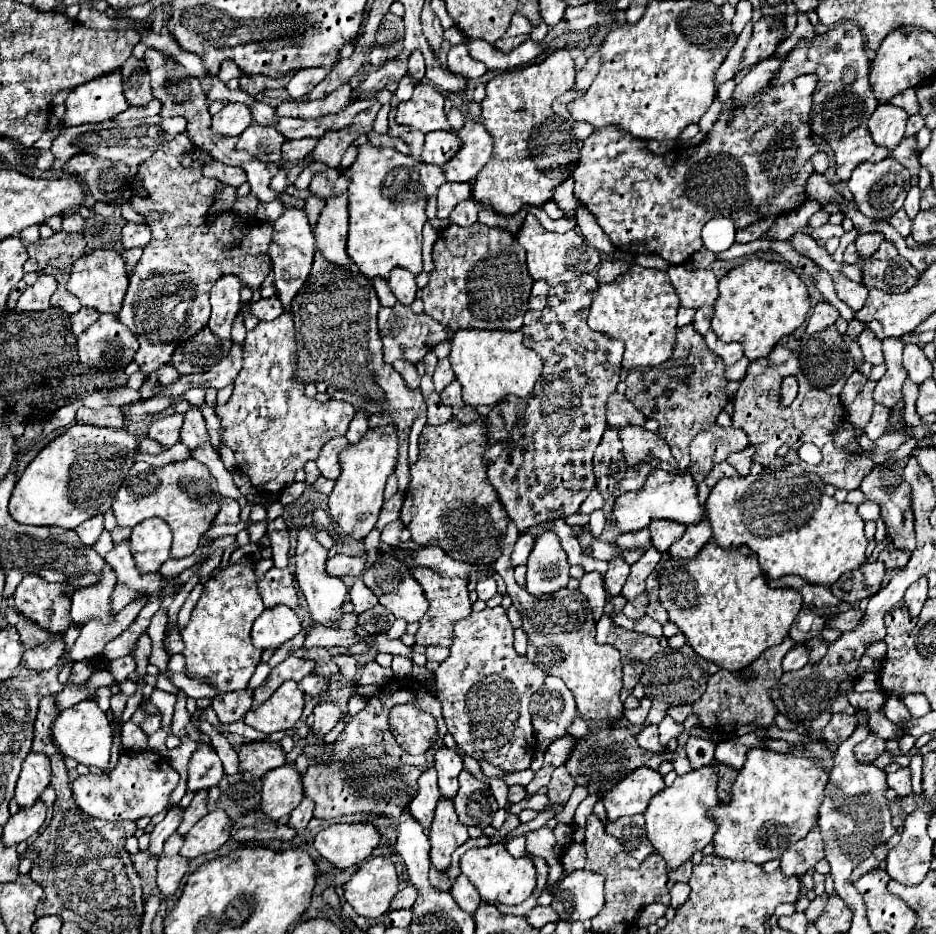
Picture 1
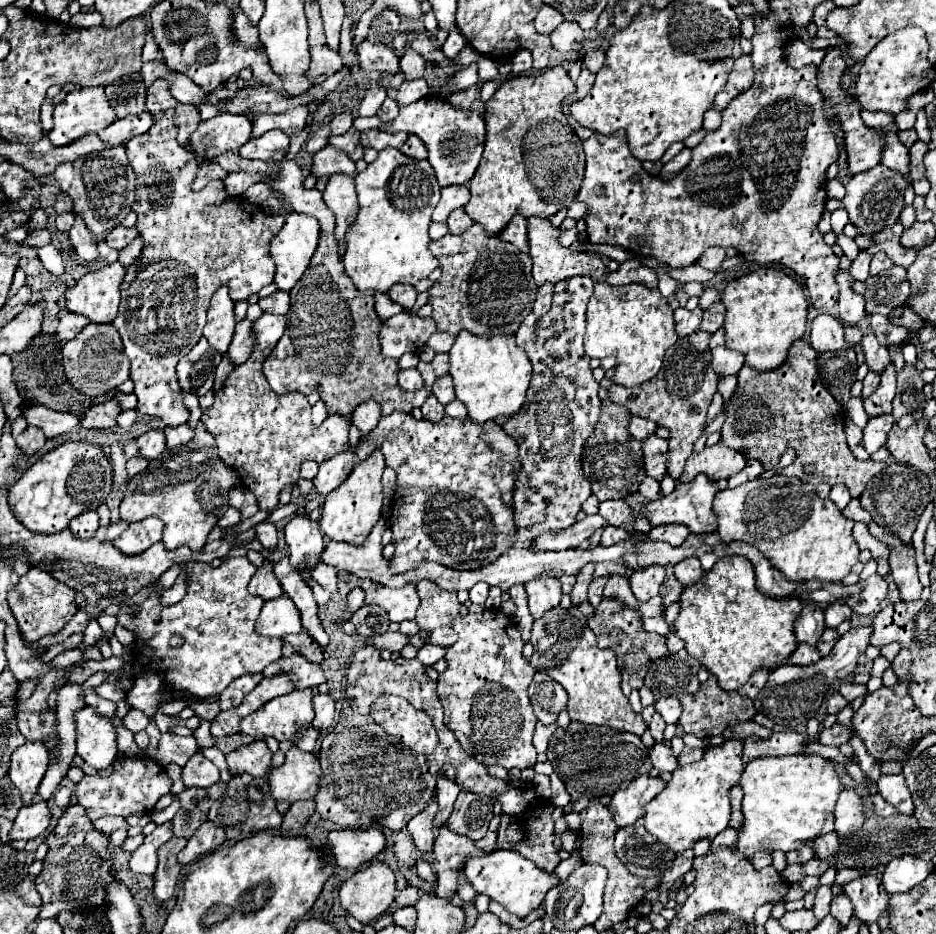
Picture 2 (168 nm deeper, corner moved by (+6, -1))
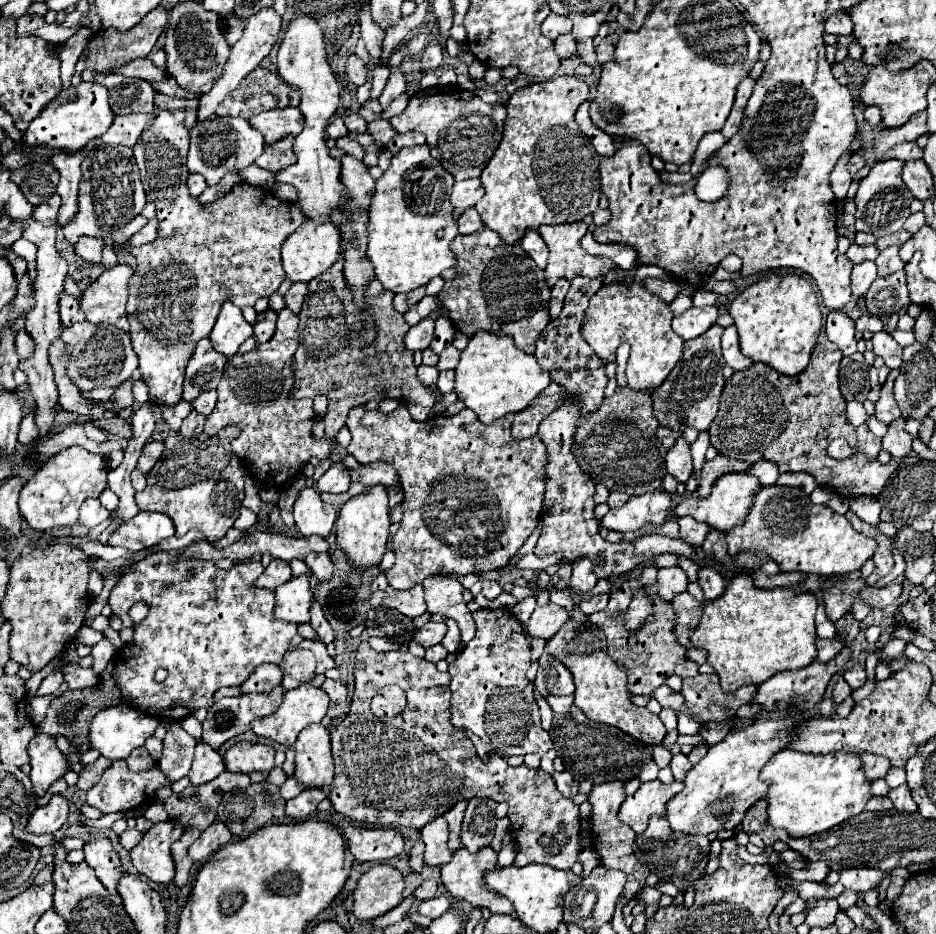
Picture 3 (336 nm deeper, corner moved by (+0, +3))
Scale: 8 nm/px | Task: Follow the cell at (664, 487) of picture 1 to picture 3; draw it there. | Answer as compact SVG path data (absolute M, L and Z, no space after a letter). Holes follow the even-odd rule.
M745 472L745 474L725 474L715 482L709 498L699 498L695 494L687 496L673 512L677 516L693 516L699 522L707 522L709 526L727 532L727 530L743 524L747 512L751 510L751 504L755 502L755 492L759 492L759 488L763 488L761 482L749 472Z

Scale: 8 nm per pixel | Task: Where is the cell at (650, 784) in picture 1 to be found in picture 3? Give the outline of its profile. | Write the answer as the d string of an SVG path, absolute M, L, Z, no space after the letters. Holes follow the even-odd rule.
M659 780L643 782L641 788L627 796L627 800L621 804L619 820L631 826L635 834L643 834L647 828L647 822L651 816L665 816L665 804L675 794L683 790L683 782L671 782L663 784Z

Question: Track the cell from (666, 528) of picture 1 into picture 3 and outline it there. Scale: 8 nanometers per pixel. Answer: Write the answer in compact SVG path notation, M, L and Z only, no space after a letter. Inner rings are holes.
M683 516L677 520L679 522L679 528L681 528L681 538L685 542L689 542L691 546L701 546L707 538L707 534L713 530L709 524L703 524L703 522L697 522L695 518L691 516Z

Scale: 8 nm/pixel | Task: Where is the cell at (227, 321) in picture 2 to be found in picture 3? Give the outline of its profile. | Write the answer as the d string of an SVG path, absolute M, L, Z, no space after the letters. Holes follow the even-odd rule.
M225 302L221 312L219 312L219 318L215 322L215 328L209 336L211 340L211 346L231 358L237 354L239 346L253 334L253 326L243 318L241 310L237 306L233 306L231 302Z

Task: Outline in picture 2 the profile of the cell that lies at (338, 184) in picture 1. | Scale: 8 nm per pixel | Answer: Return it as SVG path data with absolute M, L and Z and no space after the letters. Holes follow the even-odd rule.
M331 146L319 150L313 156L313 164L311 164L311 174L319 180L319 178L331 178L335 174L345 174L345 176L355 176L357 168L355 162L341 150L335 150Z

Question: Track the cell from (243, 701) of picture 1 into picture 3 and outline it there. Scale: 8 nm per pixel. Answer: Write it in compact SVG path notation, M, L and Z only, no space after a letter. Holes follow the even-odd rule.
M261 664L251 676L249 680L241 686L241 690L245 694L249 692L271 692L273 688L281 686L283 682L283 672L279 666L275 664Z

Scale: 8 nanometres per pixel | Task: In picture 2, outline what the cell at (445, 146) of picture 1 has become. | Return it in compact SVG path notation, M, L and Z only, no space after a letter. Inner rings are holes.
M409 134L409 138L407 138L407 142L399 148L403 154L407 154L407 156L413 156L413 158L417 158L417 160L421 160L421 158L427 158L427 148L425 148L425 144L417 138L417 136L413 136L413 134Z

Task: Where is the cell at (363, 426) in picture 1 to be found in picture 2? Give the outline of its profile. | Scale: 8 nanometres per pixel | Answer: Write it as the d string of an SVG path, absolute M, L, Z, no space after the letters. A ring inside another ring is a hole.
M367 400L367 402L363 402L363 404L359 404L355 408L355 412L351 414L351 424L357 426L361 436L365 436L365 434L369 434L377 426L379 418L381 418L379 404L375 400Z

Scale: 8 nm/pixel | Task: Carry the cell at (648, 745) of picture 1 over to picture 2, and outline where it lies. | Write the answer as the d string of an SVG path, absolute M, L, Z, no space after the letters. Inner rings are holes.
M653 744L653 746L649 748L649 758L651 758L653 766L659 768L659 770L669 770L669 772L673 772L673 770L679 766L677 760L675 760L675 756L671 754L671 748L665 746L665 744Z

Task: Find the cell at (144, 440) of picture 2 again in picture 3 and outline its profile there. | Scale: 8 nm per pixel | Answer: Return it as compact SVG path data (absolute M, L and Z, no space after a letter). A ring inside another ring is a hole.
M149 442L145 448L143 448L143 454L139 458L139 464L137 468L147 476L151 472L151 468L155 466L155 462L161 458L163 454L163 442Z

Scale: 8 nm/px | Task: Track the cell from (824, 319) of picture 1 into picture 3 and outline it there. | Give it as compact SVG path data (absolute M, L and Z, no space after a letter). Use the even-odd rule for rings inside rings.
M833 310L827 316L825 324L827 338L839 346L839 350L845 356L851 356L857 352L857 340L855 340L855 322L841 310Z

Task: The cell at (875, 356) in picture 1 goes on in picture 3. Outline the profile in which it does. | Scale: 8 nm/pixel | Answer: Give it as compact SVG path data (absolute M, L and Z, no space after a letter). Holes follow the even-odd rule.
M885 330L873 334L873 352L875 352L875 356L881 356L889 368L901 366L903 350Z

